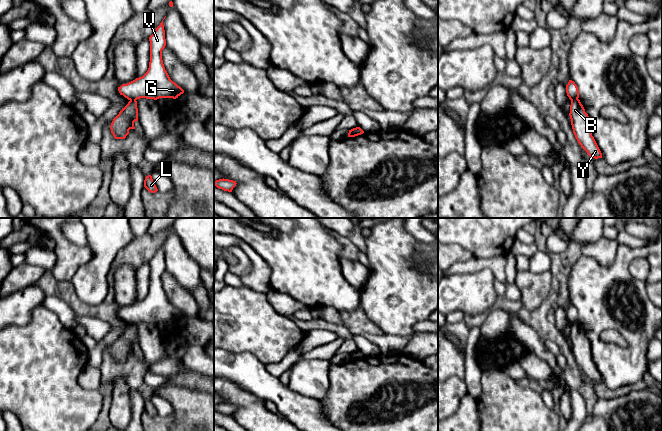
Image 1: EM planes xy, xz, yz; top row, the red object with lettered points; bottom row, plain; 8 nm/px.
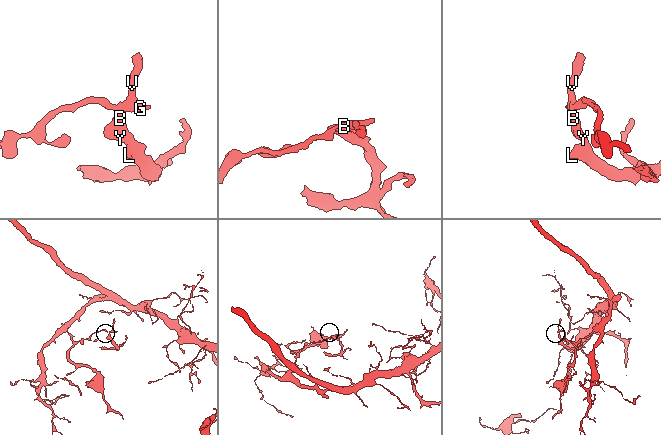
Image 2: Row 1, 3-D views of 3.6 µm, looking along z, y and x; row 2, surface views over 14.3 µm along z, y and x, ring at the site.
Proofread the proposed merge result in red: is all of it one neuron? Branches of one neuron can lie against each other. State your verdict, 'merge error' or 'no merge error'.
merge error

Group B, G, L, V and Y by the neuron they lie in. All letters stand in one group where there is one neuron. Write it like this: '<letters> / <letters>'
B L Y / G V

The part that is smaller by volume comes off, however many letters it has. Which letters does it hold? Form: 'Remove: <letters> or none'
Remove: B, L, Y

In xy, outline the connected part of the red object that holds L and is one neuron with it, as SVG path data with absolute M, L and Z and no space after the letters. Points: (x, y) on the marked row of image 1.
M148 175L145 177L144 187L151 193L155 193L158 191L156 185L155 185L155 182L153 181L151 175Z

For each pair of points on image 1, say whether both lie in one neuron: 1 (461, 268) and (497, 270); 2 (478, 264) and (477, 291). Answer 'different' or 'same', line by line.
1: same
2: different

